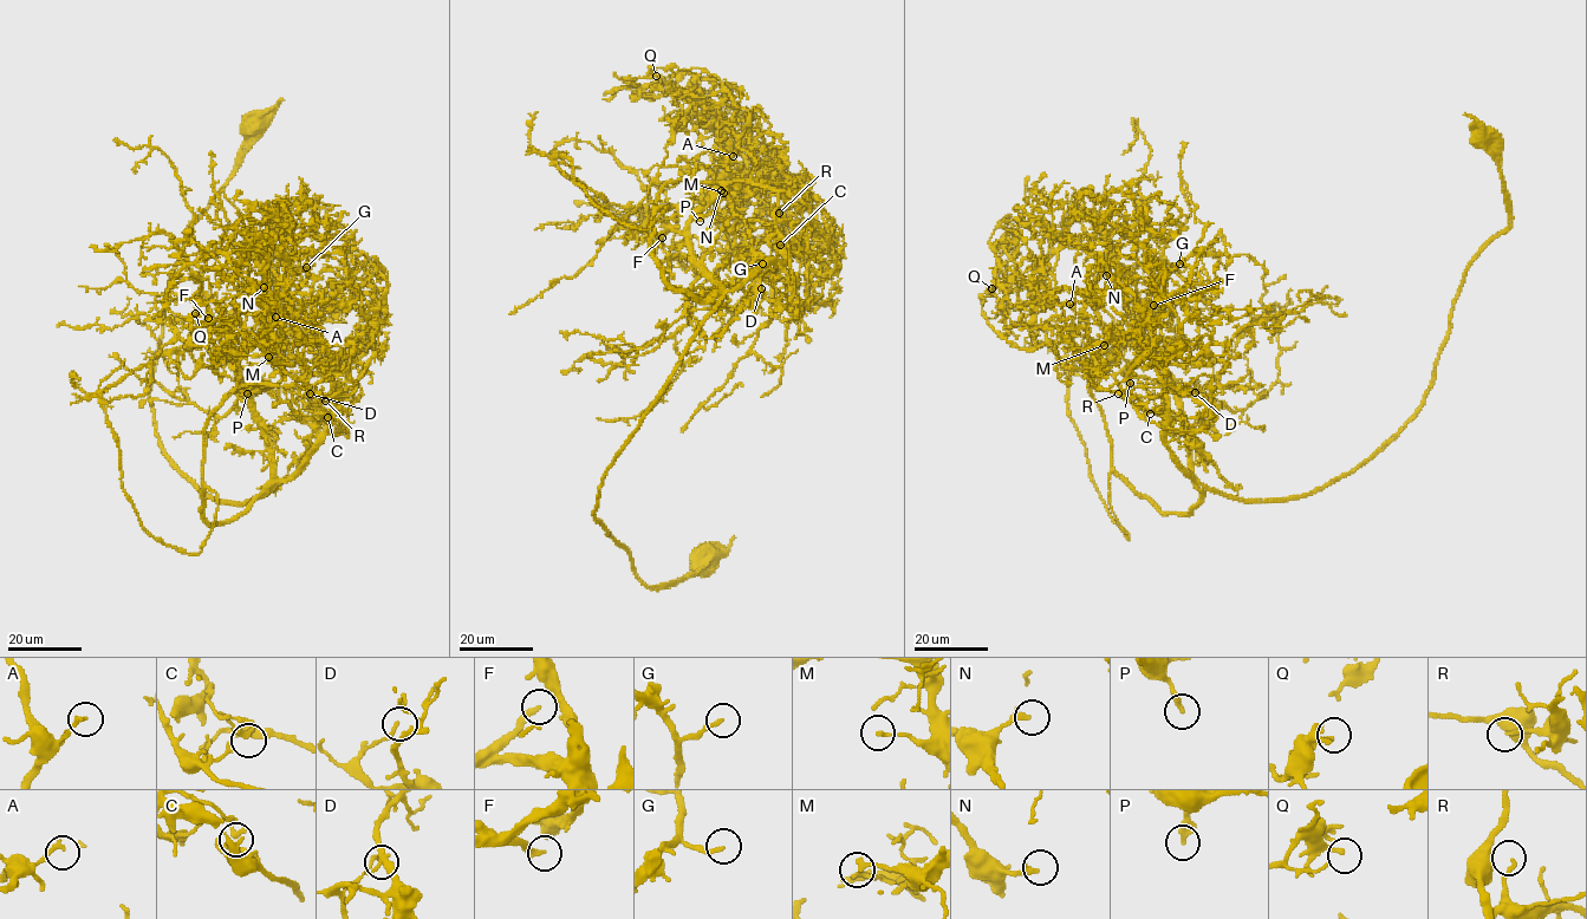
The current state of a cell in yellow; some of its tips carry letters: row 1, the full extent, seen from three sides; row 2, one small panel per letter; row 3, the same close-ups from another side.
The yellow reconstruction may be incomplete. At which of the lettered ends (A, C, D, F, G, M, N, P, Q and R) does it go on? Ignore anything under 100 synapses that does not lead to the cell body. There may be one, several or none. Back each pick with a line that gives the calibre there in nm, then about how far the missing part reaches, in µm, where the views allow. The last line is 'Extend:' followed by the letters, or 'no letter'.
F: 260 nm thick; about 35 µm are missing
Extend: F

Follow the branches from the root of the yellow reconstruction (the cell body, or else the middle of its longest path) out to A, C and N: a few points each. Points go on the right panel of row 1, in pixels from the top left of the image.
A: (1481, 136), (1508, 227), (1467, 269), (1424, 404), (1312, 493), (1204, 486), (1168, 376), (1083, 291), (1070, 304)
C: (1481, 136), (1508, 227), (1467, 269), (1424, 404), (1370, 457), (1236, 500), (1150, 414)
N: (1481, 136), (1508, 227), (1424, 404), (1312, 493), (1196, 477), (1175, 393), (1122, 372), (1144, 341), (1106, 275)

